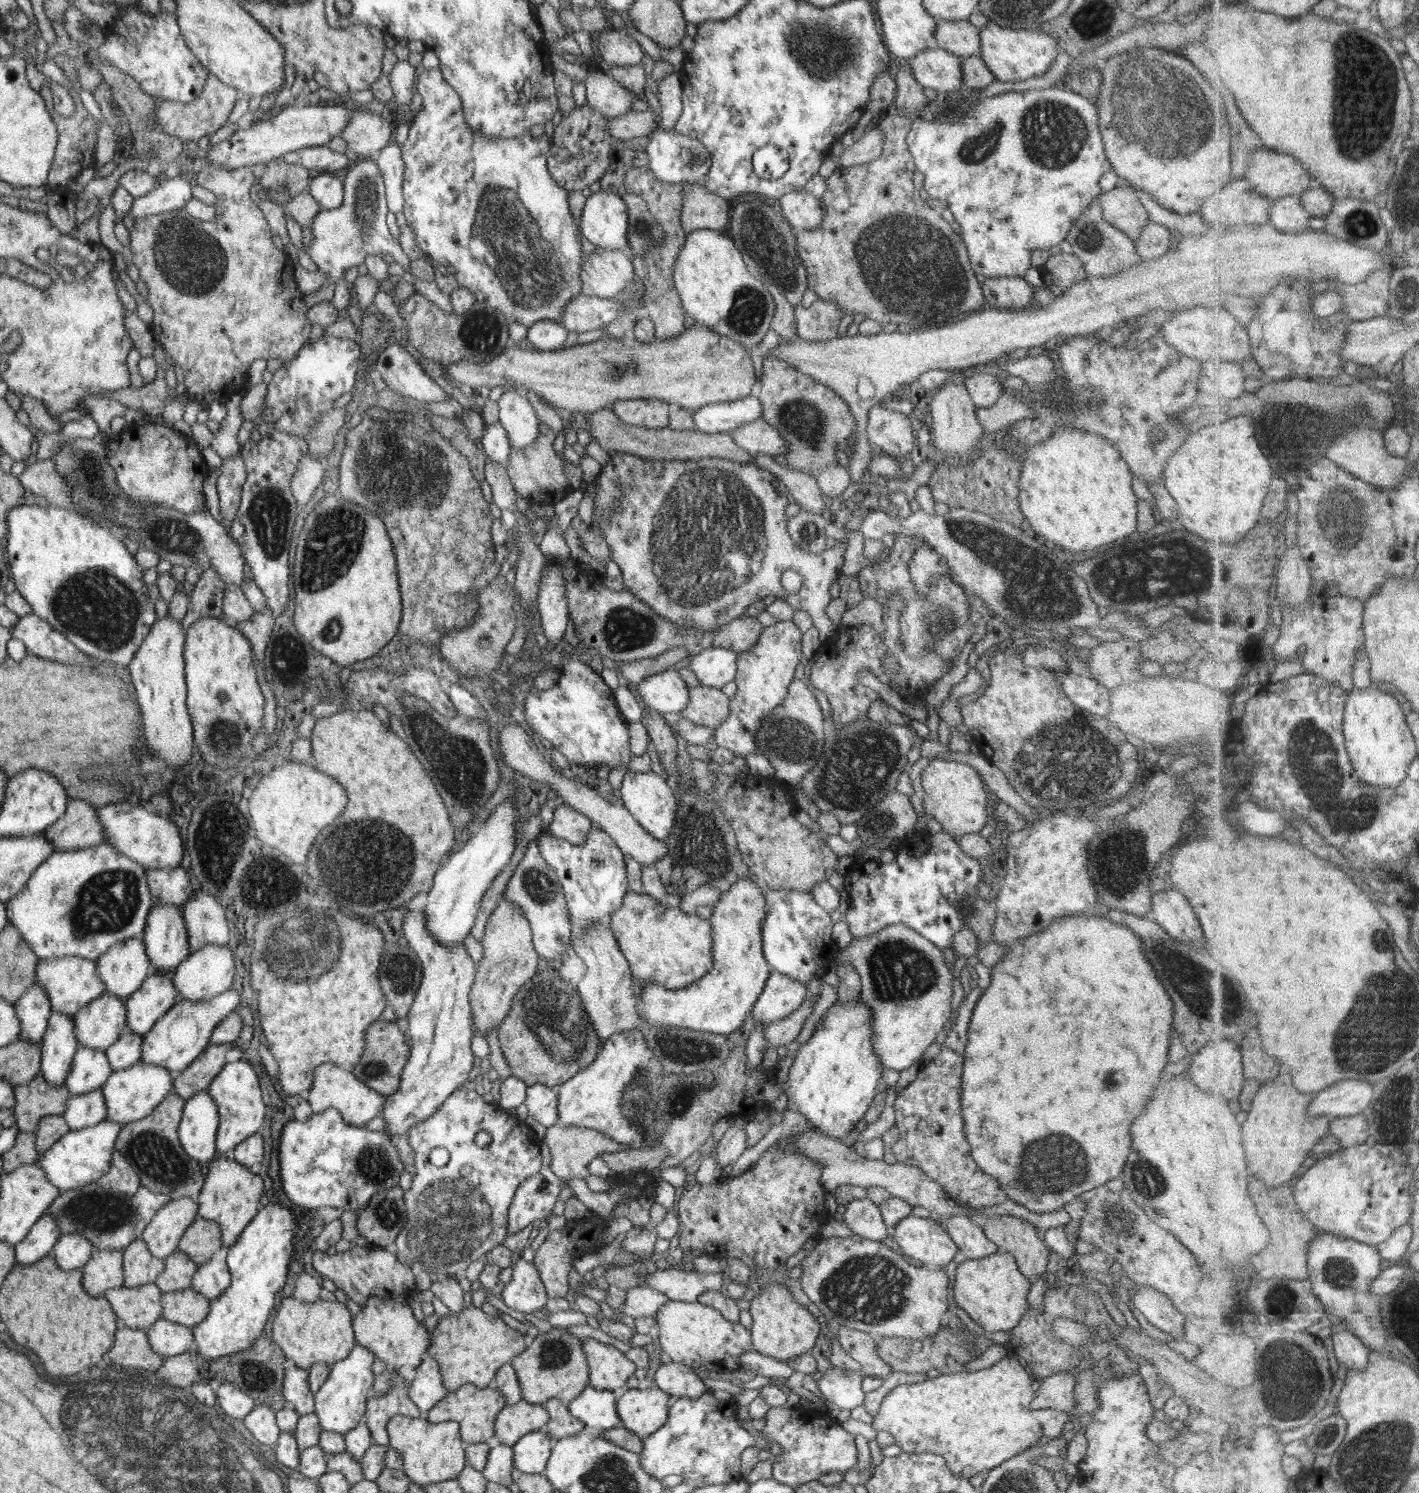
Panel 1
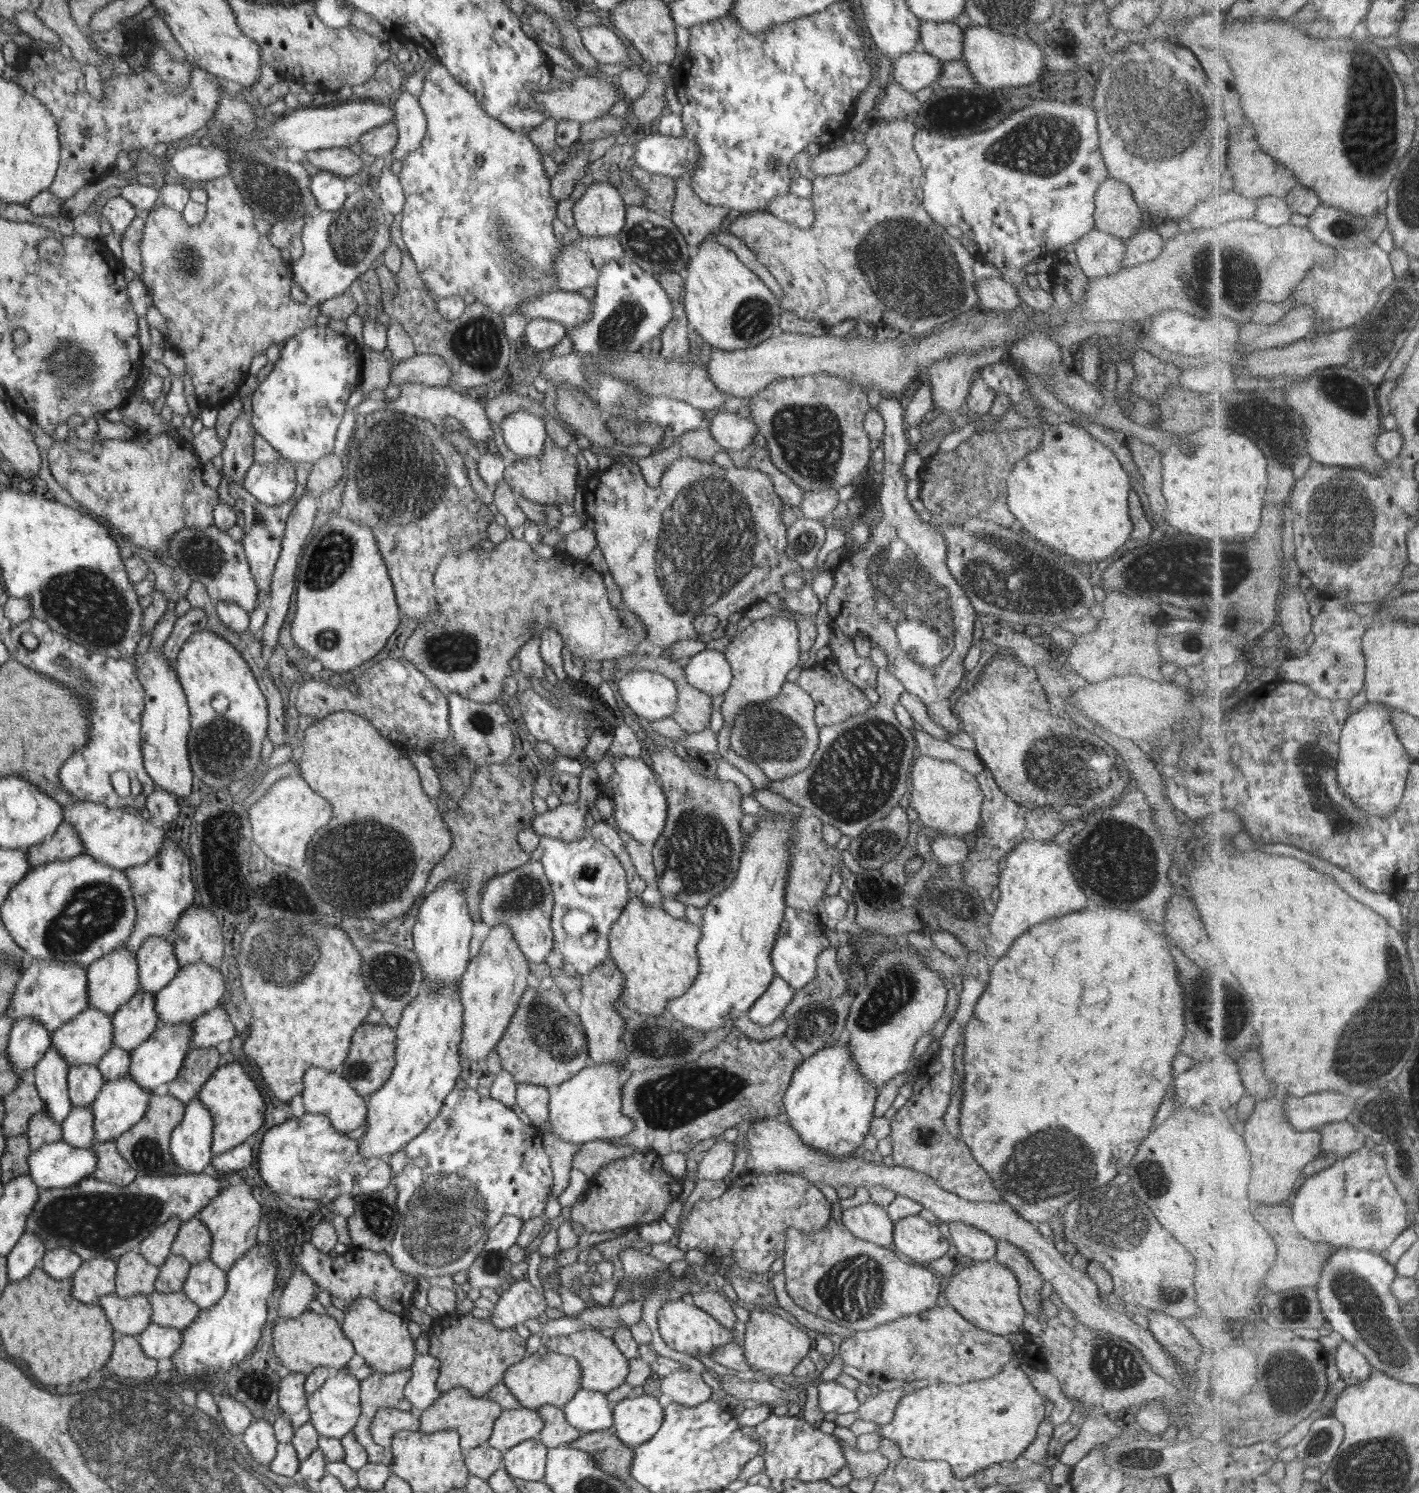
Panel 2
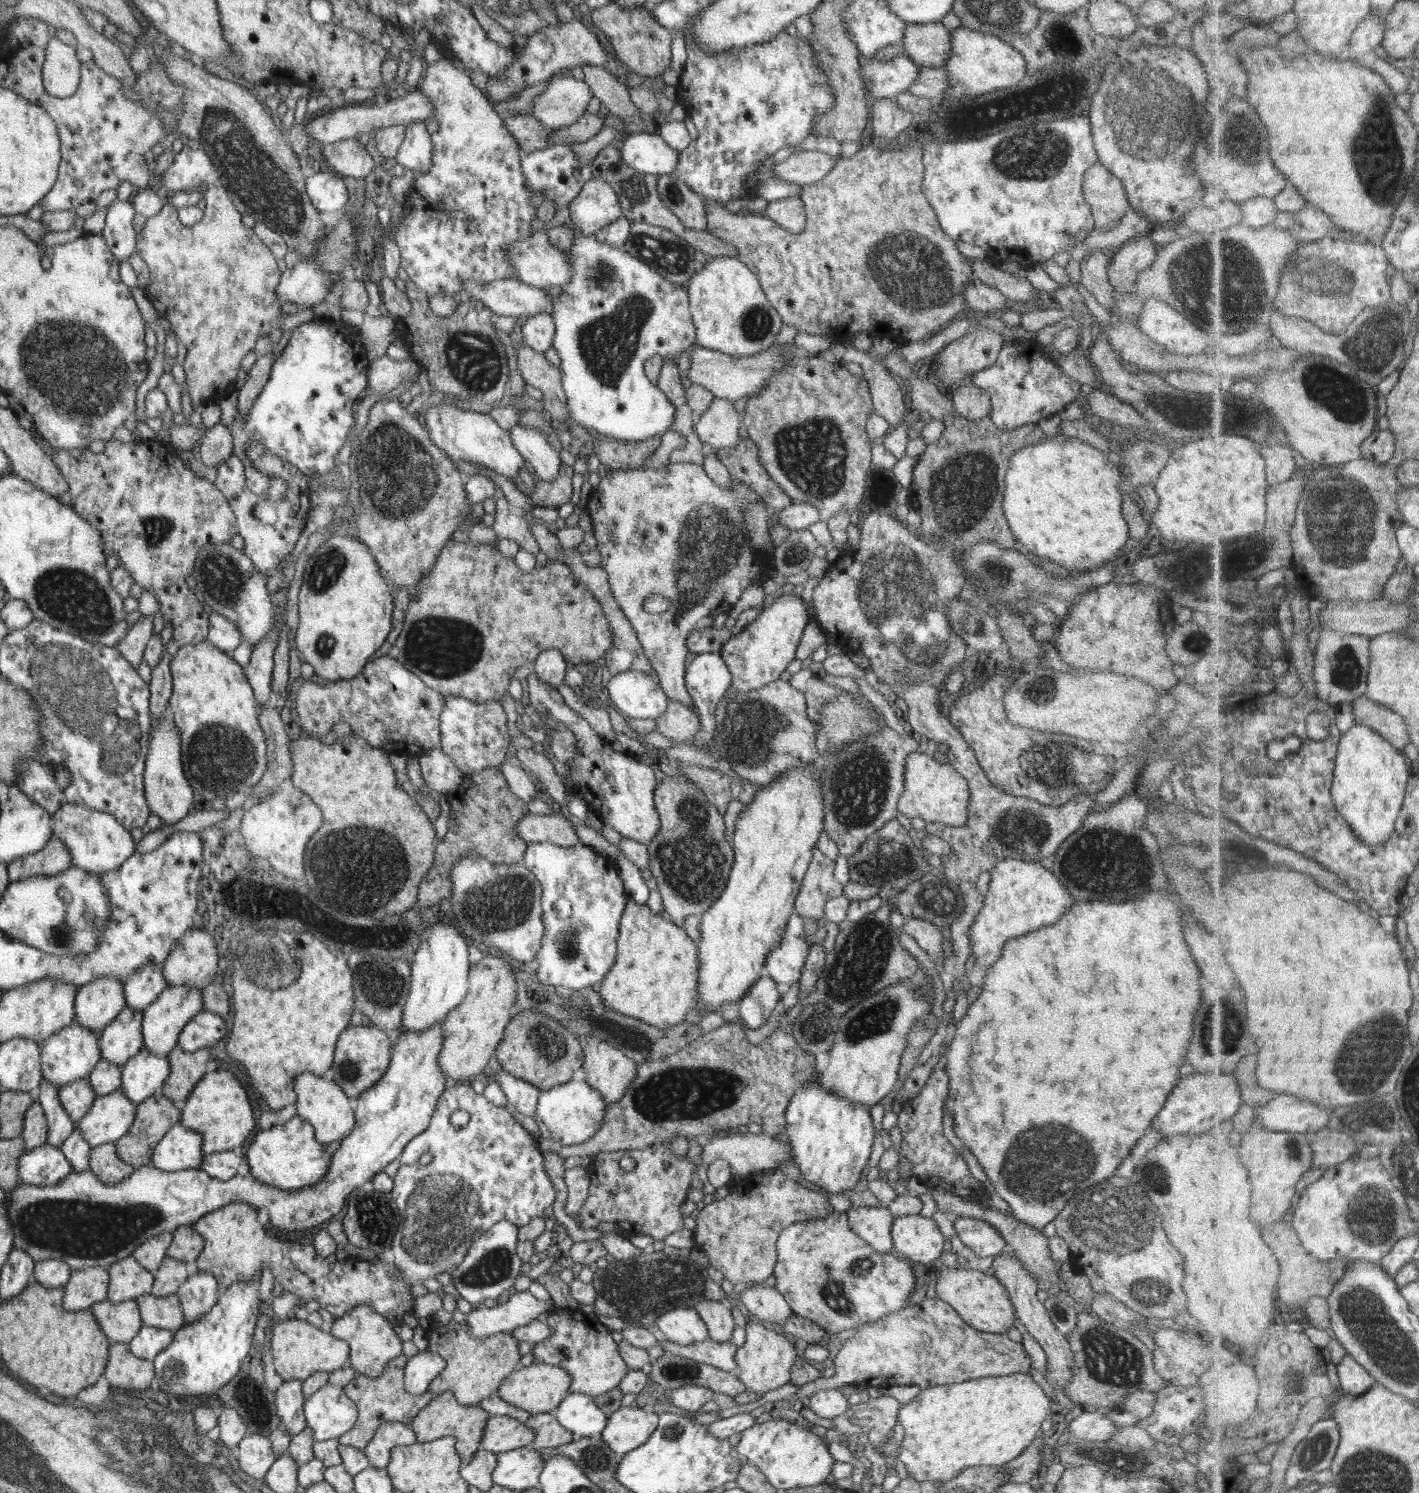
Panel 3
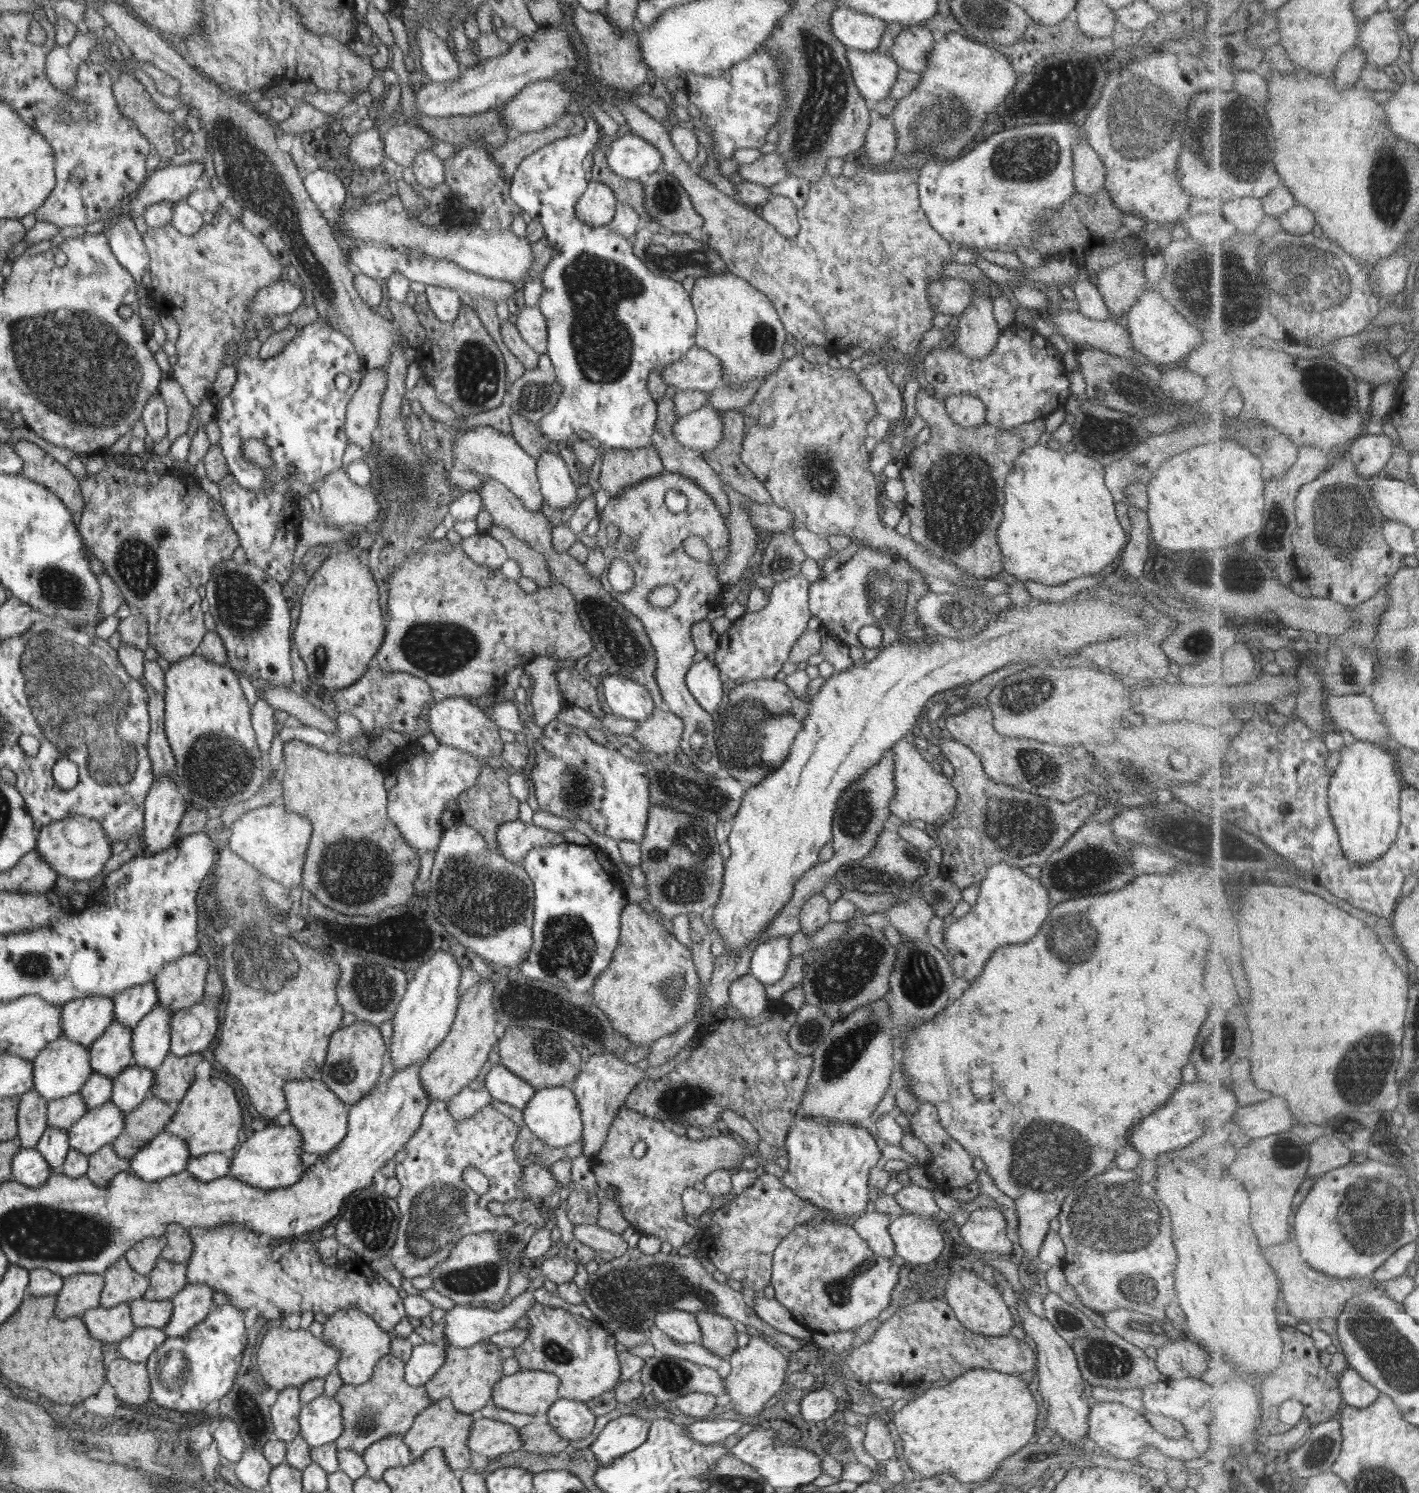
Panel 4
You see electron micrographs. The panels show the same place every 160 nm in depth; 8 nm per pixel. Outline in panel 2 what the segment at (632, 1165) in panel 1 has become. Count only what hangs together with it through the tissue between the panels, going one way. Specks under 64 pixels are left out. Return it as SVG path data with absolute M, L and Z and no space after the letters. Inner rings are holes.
M591 1141L580 1146L574 1156L572 1166L581 1170L587 1177L594 1176L605 1164L616 1158L624 1158L639 1152L638 1149L626 1146L616 1146L605 1141Z

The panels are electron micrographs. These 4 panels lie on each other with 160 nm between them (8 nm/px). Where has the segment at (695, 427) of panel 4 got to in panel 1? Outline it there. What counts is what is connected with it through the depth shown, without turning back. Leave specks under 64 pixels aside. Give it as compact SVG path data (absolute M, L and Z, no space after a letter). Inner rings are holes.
M764 417L732 430L734 442L750 454L784 455L789 452L786 439Z

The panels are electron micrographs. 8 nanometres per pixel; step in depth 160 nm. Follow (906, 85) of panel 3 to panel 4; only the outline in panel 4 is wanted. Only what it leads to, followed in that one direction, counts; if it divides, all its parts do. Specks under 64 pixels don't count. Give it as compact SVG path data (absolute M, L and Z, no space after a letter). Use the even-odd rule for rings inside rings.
M848 49L846 60L855 87L865 100L881 101L889 96L901 69L886 51Z

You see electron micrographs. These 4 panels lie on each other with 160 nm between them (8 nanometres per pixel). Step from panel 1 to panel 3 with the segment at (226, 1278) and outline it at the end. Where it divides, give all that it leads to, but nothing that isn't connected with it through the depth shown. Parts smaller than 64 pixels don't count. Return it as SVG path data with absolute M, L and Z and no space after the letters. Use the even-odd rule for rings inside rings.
M208 1271L188 1276L176 1292L185 1311L186 1322L197 1320L217 1303L218 1285L214 1275Z

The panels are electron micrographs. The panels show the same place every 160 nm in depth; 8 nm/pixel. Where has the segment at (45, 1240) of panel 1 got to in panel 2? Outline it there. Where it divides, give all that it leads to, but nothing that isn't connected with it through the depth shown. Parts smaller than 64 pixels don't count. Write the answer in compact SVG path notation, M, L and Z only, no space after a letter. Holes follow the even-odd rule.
M25 1231L20 1242L6 1256L8 1260L9 1282L18 1282L31 1273L33 1268L40 1266L44 1258L44 1241L33 1232Z

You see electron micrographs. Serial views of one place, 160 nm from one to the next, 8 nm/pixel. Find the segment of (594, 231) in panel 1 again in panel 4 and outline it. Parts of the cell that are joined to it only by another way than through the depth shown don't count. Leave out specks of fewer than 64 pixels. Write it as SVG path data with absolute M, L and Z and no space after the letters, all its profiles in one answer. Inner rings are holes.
M590 181L584 195L575 204L575 213L589 226L605 227L615 215L617 201L610 187Z

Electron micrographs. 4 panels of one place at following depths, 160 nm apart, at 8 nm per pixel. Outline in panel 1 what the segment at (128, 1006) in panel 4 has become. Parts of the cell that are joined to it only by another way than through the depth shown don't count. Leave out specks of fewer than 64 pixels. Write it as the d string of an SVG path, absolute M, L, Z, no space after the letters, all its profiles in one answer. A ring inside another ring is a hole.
M170 903L152 907L143 939L156 971L168 973L184 963L191 954L183 909Z

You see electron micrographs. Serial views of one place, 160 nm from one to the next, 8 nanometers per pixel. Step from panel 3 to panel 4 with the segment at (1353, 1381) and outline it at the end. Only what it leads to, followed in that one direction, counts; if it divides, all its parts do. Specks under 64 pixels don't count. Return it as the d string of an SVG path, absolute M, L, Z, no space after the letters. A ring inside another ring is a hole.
M1354 1366L1342 1374L1341 1387L1348 1404L1357 1407L1370 1406L1383 1393Z

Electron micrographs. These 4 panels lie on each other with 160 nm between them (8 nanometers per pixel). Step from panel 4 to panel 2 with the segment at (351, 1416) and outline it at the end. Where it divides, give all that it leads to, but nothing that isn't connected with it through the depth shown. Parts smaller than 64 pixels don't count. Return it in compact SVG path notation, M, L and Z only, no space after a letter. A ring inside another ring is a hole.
M403 1368L398 1372L386 1374L381 1372L373 1372L368 1378L364 1378L360 1381L360 1418L353 1427L353 1433L356 1440L366 1449L366 1455L368 1463L390 1465L392 1461L392 1446L384 1448L380 1446L374 1439L371 1432L374 1416L377 1414L379 1408L392 1407L403 1411L417 1412L416 1408L413 1408L413 1404L406 1398L403 1393L405 1386L408 1384L412 1371L410 1368Z

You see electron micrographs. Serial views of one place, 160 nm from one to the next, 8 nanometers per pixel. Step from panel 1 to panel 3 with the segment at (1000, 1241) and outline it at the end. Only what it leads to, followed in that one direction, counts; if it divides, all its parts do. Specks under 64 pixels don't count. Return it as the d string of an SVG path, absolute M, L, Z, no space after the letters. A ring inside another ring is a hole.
M1009 1248L1002 1250L1002 1252L994 1256L992 1267L995 1269L997 1280L1006 1288L1006 1291L1010 1295L1010 1300L1014 1305L1019 1322L1034 1336L1046 1353L1048 1363L1048 1373L1046 1377L1048 1382L1050 1382L1052 1386L1058 1384L1063 1391L1065 1384L1073 1375L1071 1366L1073 1365L1074 1353L1071 1351L1066 1335L1062 1334L1062 1332L1054 1326L1044 1303L1037 1299L1037 1291L1039 1289L1037 1278L1025 1268L1021 1260L1018 1259Z

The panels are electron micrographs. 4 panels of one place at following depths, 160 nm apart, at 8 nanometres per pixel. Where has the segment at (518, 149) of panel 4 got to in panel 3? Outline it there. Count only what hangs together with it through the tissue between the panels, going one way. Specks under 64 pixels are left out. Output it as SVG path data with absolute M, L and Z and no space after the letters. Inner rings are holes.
M584 113L574 124L551 131L549 145L560 143L573 144L575 142L587 142L594 137L602 128L604 119L602 116Z

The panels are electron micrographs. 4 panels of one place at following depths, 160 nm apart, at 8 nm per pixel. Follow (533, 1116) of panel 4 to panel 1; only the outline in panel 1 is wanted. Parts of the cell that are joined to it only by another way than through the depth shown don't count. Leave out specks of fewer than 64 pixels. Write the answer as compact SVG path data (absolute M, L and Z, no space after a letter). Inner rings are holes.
M630 1030L614 1034L600 1047L600 1052L598 1052L594 1062L556 1088L559 1124L563 1127L592 1129L626 1146L643 1142L655 1131L654 1104L660 1096L658 1088L662 1083L662 1078L662 1064L654 1056L654 1052L648 1048L642 1032Z

